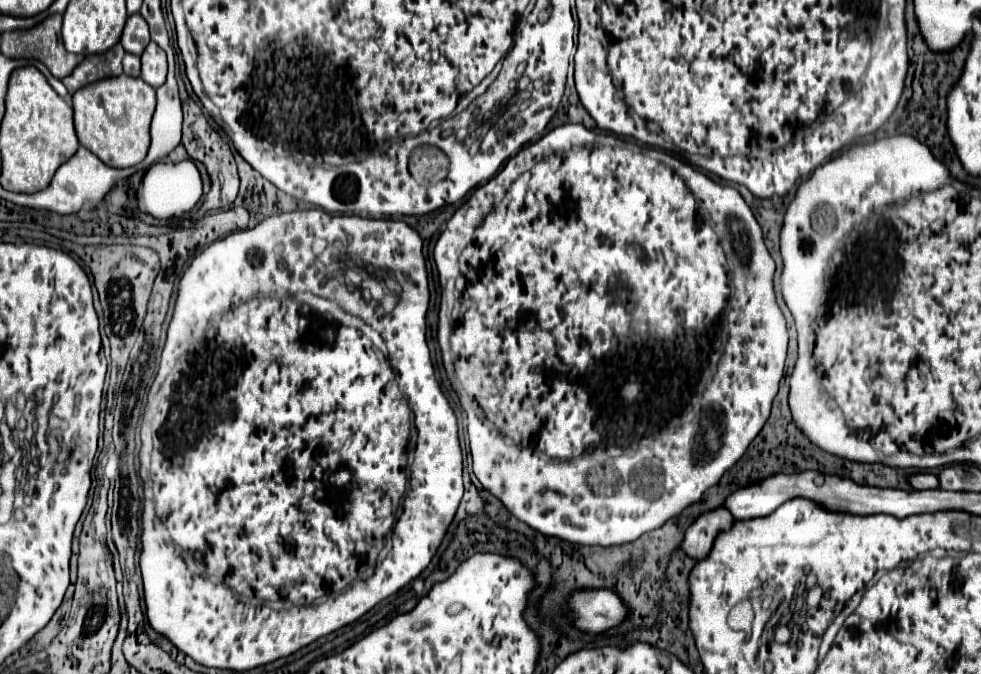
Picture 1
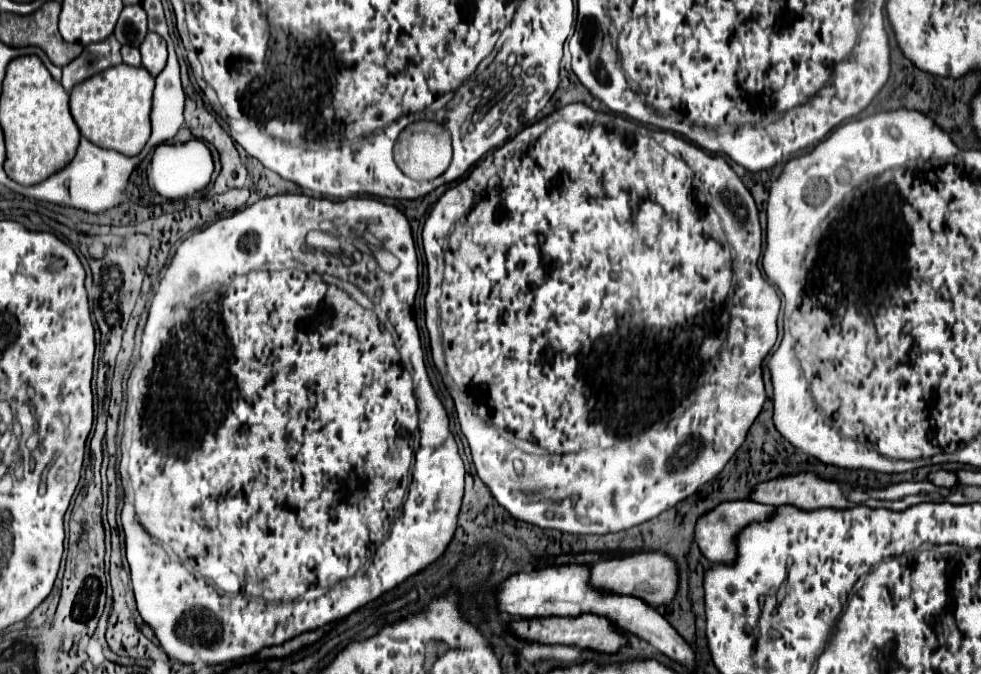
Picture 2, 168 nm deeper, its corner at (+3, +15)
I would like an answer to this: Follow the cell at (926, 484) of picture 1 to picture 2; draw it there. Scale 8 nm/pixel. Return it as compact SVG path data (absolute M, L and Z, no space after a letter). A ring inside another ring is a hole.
M938 470L938 472L930 472L928 480L936 486L944 486L944 488L952 488L954 484L958 484L954 472L946 472L946 470Z

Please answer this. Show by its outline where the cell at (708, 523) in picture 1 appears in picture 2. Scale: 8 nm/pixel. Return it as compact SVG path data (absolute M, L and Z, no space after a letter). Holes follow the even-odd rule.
M732 500L732 502L722 502L720 506L716 506L714 510L702 514L698 520L696 520L696 542L700 546L700 552L712 562L712 564L718 564L718 562L732 562L734 560L734 544L736 544L736 534L750 522L754 520L764 520L766 516L770 516L774 512L774 508L768 508L768 506L762 506L762 504L756 504L752 500Z

